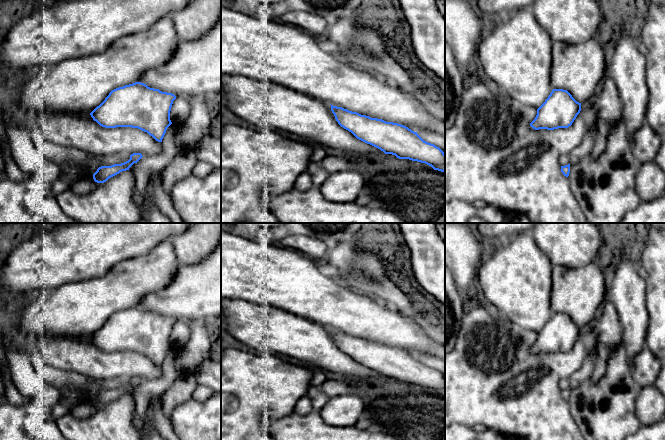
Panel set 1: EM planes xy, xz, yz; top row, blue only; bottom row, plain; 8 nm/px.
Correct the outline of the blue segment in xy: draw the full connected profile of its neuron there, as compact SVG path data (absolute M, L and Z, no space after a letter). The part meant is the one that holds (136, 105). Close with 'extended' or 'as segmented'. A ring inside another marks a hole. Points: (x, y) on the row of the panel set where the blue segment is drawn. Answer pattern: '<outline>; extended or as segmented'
M135 82L112 90L90 115L102 127L138 128L162 142L172 124L170 111L175 99L172 93Z; as segmented

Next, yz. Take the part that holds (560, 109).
M553 89L545 102L537 109L530 126L535 129L554 130L568 128L581 111L581 103L563 89Z; as segmented

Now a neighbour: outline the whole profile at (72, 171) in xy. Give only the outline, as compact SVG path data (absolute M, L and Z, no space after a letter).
M91 154L91 158L85 164L57 164L59 168L59 177L68 178L74 182L77 180L90 180L95 183L96 186L103 183L97 183L93 179L93 174L101 166L105 166L100 163L101 156Z

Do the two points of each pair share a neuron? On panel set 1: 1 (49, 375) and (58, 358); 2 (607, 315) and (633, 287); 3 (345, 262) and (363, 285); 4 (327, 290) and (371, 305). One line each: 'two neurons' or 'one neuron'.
1: two neurons
2: two neurons
3: one neuron
4: one neuron

